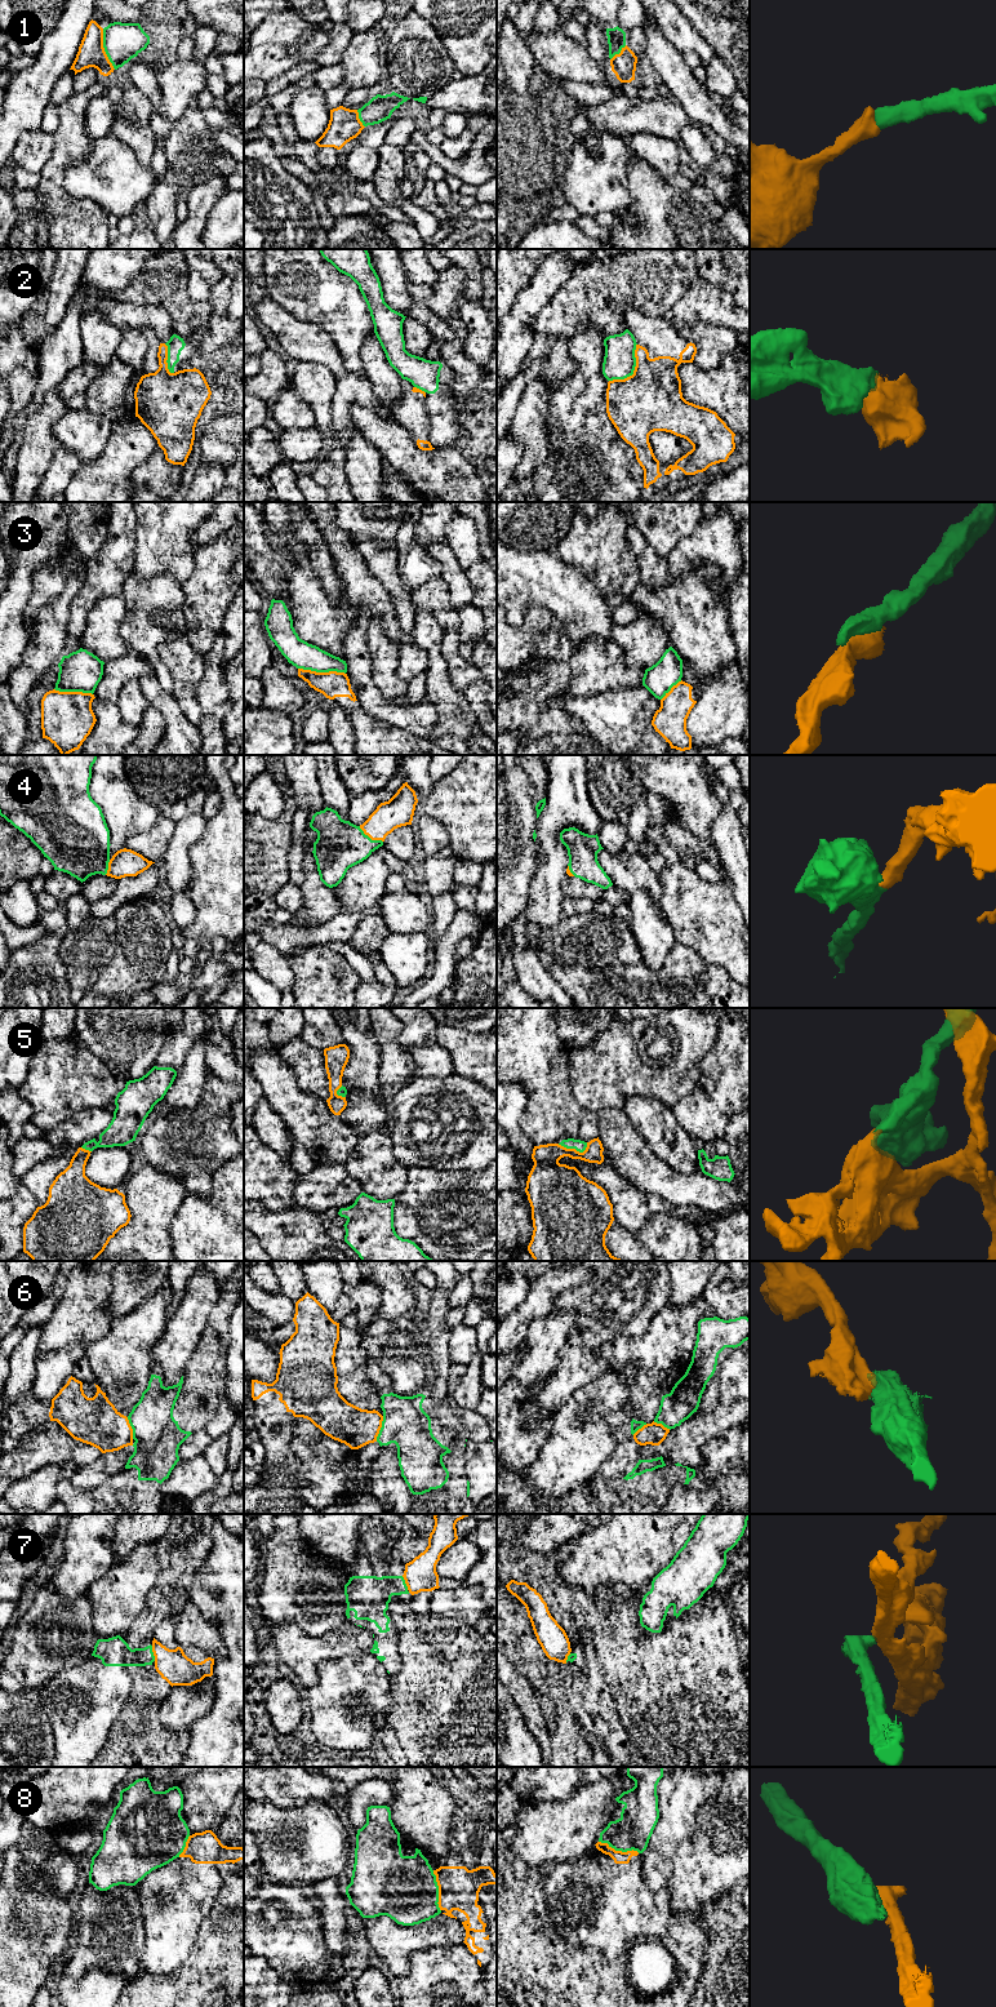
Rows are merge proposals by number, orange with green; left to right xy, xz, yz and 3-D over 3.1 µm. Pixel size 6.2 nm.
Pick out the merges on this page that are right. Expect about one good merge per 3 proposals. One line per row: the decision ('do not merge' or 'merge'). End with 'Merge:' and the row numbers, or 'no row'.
1: merge
2: do not merge
3: do not merge
4: merge
5: merge
6: do not merge
7: do not merge
8: do not merge
Merge: 1, 4, 5

